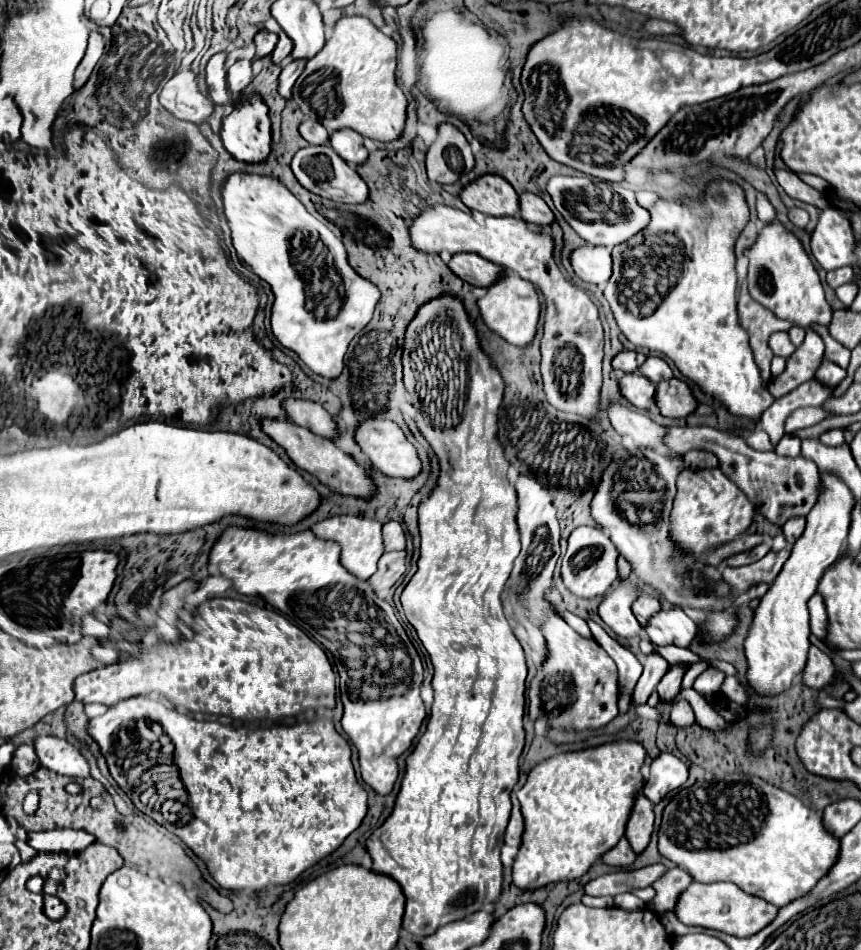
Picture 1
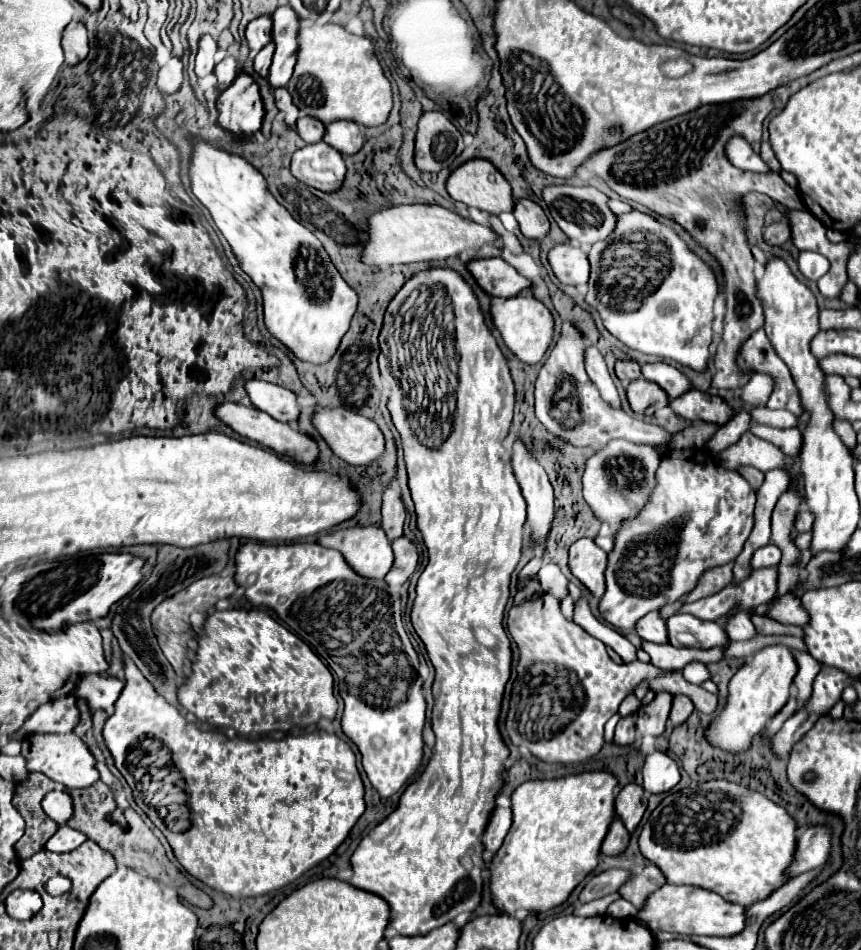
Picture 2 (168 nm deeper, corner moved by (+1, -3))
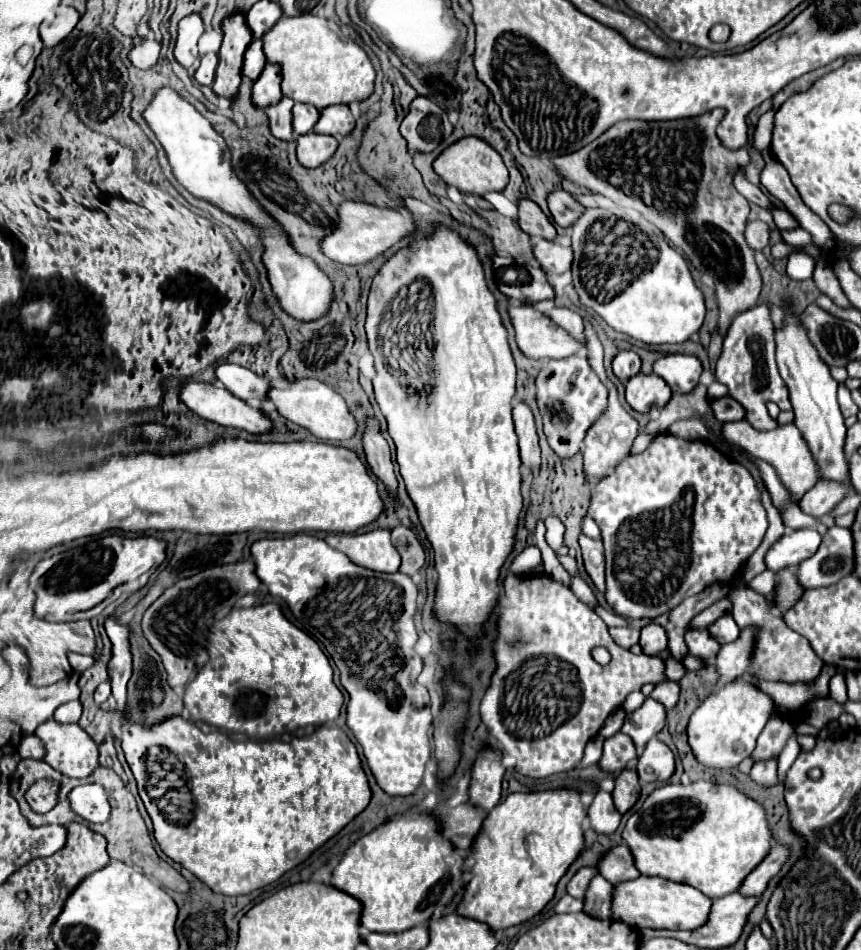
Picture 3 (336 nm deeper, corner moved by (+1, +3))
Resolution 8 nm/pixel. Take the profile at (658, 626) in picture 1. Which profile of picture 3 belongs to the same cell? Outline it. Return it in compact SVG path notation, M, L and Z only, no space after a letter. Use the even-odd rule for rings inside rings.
M724 615L724 617L720 617L716 623L712 623L712 625L708 627L708 633L710 633L720 645L724 645L724 643L730 643L730 641L734 641L734 639L738 637L740 627L738 627L736 621L732 619L732 615Z

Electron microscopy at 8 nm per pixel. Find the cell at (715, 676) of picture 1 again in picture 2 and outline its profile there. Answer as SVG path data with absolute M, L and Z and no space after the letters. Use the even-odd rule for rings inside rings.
M690 661L690 663L682 669L682 675L684 675L684 679L686 679L688 683L694 683L694 685L700 685L702 681L710 679L710 673L708 673L706 665L700 663L700 661Z

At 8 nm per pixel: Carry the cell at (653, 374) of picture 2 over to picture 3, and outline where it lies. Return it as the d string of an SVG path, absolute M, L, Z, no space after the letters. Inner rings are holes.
M664 355L654 363L654 373L670 385L672 393L690 393L698 385L702 365L692 355Z

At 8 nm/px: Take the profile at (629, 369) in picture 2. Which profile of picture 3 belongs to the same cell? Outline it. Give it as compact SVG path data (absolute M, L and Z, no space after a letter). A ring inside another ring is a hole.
M620 351L614 357L612 367L614 367L614 375L620 381L628 381L630 377L640 373L640 357L634 351Z

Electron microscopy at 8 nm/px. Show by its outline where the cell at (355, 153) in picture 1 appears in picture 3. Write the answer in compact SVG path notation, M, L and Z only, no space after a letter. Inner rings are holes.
M332 105L320 113L314 133L322 135L348 135L356 127L356 119L350 113L348 105Z

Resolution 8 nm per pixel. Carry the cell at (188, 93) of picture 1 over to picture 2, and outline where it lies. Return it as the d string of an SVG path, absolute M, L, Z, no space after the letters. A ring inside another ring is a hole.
M172 57L166 65L158 69L156 85L160 93L176 93L182 81L184 81L184 65L176 57Z

